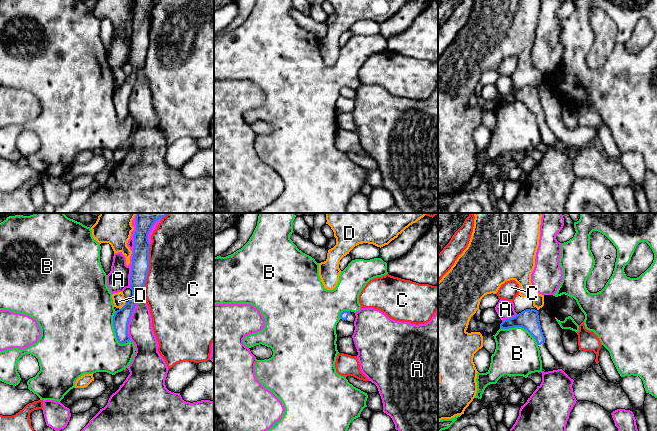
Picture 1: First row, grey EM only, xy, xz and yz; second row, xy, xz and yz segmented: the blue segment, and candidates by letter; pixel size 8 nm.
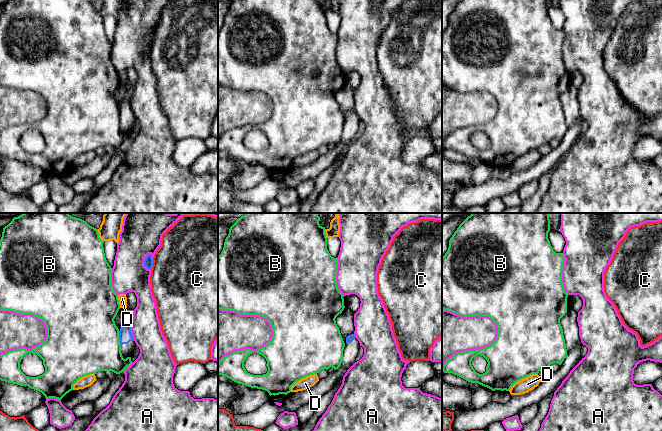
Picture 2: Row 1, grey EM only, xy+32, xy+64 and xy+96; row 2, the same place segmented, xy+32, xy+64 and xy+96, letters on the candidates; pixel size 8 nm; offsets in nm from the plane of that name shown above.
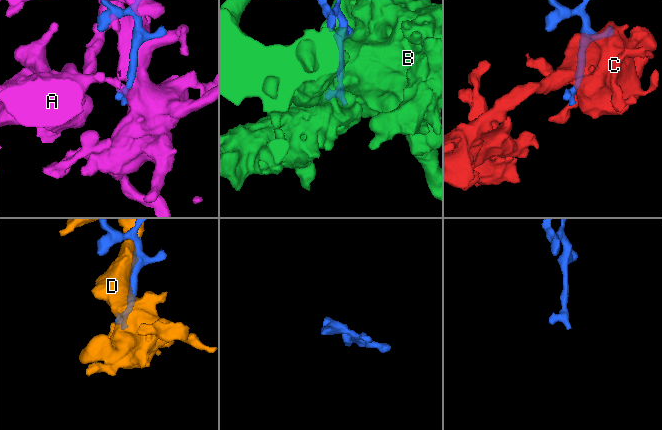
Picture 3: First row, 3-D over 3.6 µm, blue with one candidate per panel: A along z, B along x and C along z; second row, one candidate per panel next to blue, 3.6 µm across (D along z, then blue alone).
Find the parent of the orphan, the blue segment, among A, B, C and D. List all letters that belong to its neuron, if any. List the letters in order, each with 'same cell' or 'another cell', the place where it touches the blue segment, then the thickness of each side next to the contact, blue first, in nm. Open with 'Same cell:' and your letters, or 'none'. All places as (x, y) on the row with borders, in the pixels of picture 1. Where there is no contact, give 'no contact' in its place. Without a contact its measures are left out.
Same cell: none
A: another cell; meets blue in xy at (133, 251); 140 nm thick on the blue side, 180 nm on the other
B: another cell; meets blue in yz at (520, 326); 160 nm thick on the blue side, 360 nm on the other
C: another cell; meets blue in xy at (148, 267); 140 nm thick on the blue side, 500 nm on the other
D: another cell; meets blue in xy at (123, 306); 140 nm thick on the blue side, 100 nm on the other

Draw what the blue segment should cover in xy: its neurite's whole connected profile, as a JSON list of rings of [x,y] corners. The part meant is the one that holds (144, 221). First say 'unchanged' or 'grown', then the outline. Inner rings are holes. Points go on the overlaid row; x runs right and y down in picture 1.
unchanged; [[[136,213],[136,231],[134,234],[134,249],[130,275],[131,299],[117,310],[113,316],[113,326],[117,340],[125,344],[130,340],[128,324],[137,303],[138,295],[145,289],[145,281],[149,269],[148,234],[153,224],[168,213]]]

